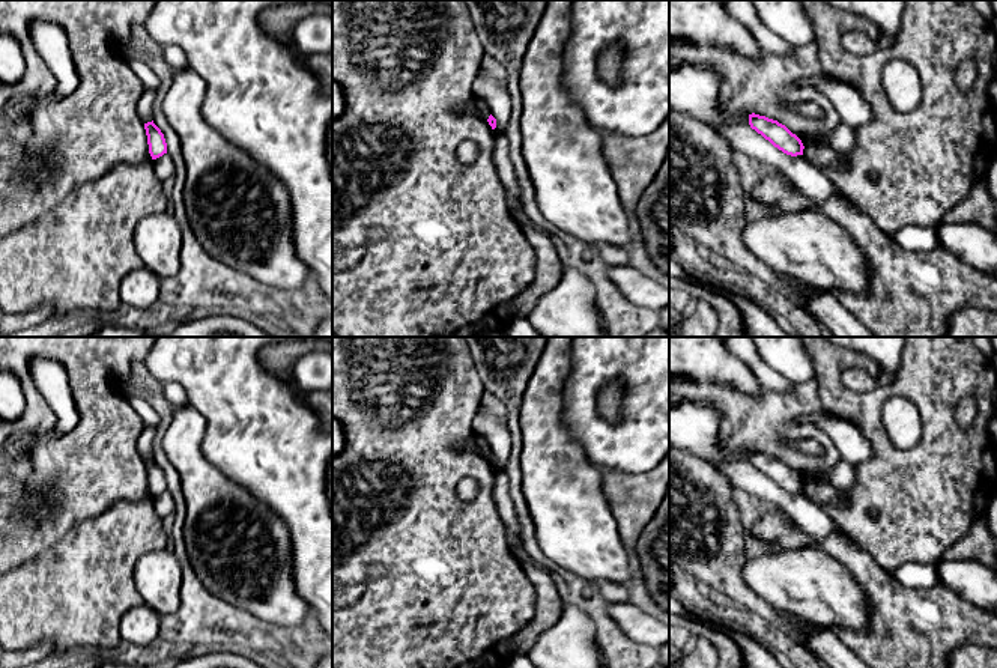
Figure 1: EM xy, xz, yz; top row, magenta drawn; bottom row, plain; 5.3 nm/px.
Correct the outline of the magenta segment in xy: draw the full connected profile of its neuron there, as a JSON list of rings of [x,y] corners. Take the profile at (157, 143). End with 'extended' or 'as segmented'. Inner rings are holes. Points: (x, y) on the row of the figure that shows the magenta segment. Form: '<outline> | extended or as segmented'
[[[152,122],[144,123],[146,135],[147,135],[147,144],[149,144],[149,153],[152,159],[156,159],[167,153],[167,143],[164,138],[164,134],[161,129]]] | as segmented

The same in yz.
[[[752,113],[749,114],[749,125],[783,153],[803,155],[802,140],[777,120]]] | as segmented

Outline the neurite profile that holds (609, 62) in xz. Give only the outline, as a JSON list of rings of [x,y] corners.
[[[611,45],[597,59],[597,74],[609,86],[620,86],[624,50],[621,45]]]

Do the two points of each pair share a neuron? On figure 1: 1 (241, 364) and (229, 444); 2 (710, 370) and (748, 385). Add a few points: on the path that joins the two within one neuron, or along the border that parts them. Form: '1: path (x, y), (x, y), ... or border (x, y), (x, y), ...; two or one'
1: path (233, 384), (232, 425); one
2: path (719, 370), (731, 370), (739, 376); one

